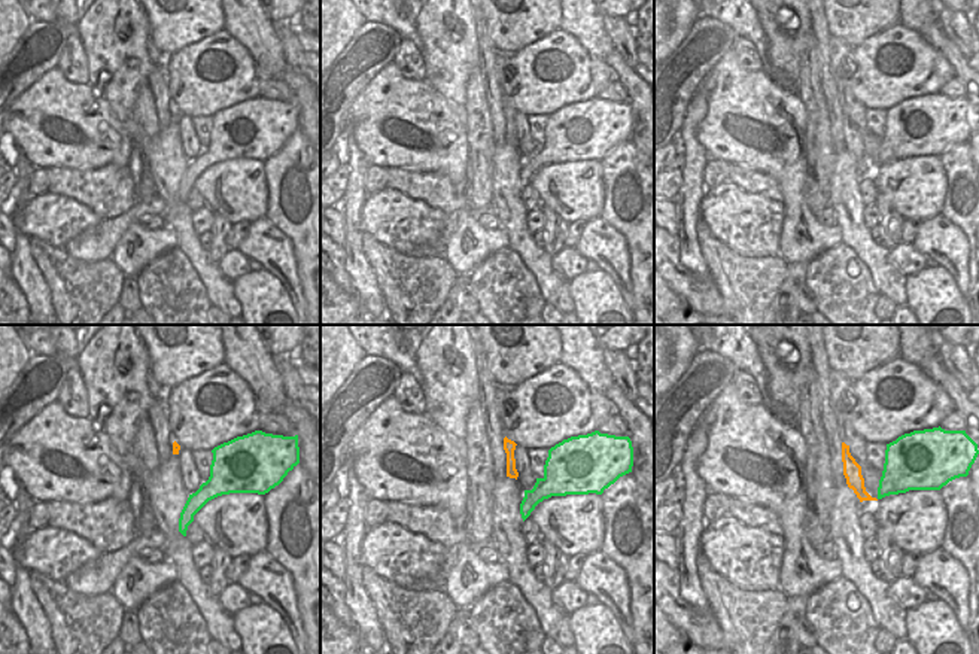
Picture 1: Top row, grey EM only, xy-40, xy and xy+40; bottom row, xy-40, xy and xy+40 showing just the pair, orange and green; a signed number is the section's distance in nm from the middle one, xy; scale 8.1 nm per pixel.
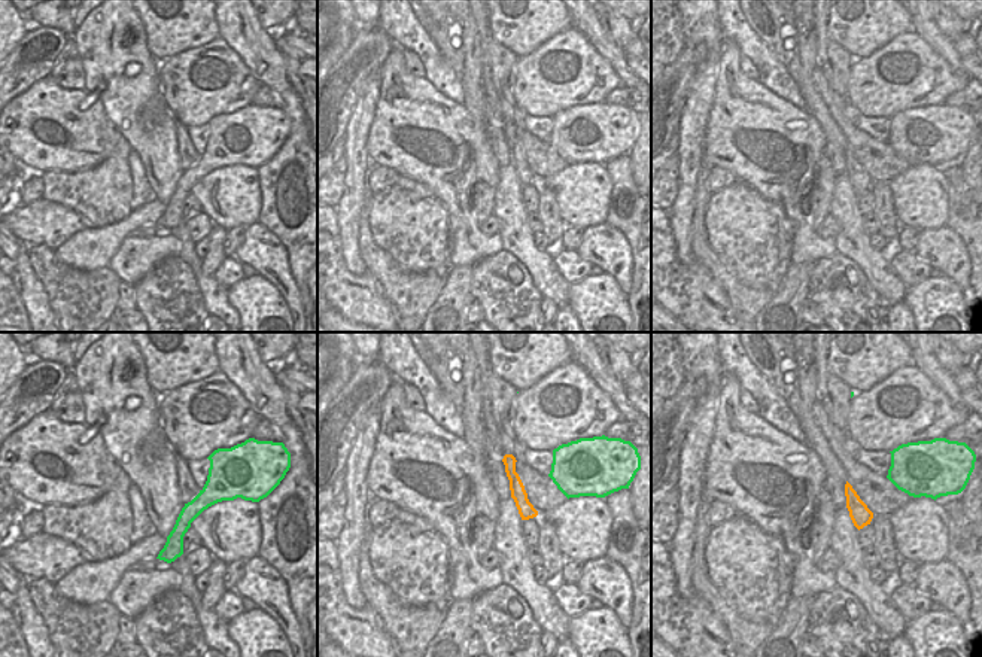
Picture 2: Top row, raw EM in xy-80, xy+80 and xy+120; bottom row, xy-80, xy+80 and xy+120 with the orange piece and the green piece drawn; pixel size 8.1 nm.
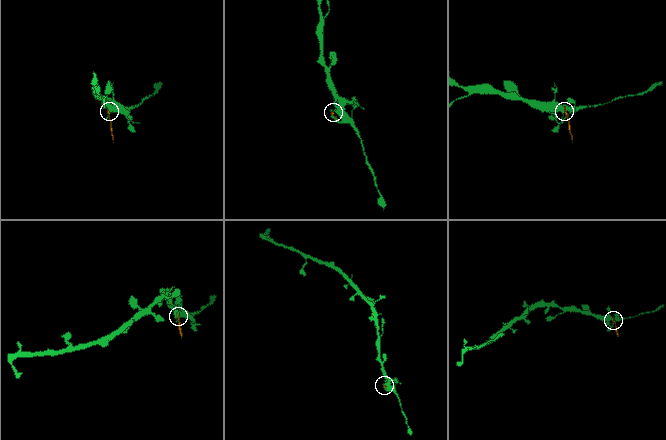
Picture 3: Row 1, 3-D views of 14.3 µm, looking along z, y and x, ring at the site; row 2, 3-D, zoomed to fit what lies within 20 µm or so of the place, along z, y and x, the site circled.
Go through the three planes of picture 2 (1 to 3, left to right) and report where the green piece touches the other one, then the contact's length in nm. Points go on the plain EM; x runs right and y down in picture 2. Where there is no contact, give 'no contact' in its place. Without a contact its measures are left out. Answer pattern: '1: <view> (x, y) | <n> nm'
1: no contact
2: no contact
3: no contact

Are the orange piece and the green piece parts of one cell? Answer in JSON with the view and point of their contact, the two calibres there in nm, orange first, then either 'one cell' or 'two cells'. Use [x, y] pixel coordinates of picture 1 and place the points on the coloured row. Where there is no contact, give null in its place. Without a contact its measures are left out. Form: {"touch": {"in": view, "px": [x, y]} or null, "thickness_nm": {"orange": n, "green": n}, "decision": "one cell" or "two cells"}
{"touch": null, "decision": "two cells"}

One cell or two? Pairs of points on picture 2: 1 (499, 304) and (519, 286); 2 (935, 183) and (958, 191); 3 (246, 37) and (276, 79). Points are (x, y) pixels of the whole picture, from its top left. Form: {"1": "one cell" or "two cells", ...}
{"1": "one cell", "2": "two cells", "3": "one cell"}

